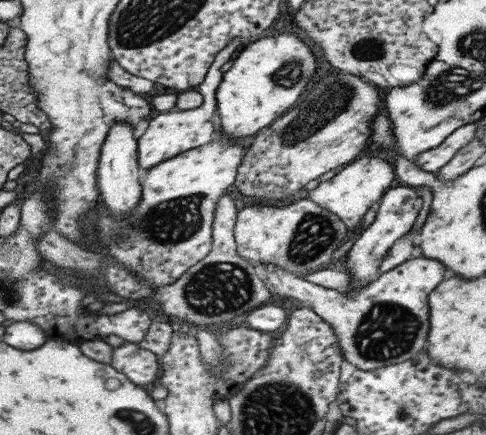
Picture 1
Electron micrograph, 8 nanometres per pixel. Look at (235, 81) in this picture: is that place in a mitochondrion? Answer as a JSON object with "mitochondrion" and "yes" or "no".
{"mitochondrion":"no"}

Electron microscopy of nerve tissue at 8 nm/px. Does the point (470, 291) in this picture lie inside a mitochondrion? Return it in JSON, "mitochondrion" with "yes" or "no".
{"mitochondrion":"no"}

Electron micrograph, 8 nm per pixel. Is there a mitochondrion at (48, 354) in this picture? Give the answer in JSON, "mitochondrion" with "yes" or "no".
{"mitochondrion":"no"}

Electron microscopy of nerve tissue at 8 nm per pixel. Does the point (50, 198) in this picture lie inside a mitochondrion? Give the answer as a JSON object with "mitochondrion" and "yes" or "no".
{"mitochondrion":"no"}

